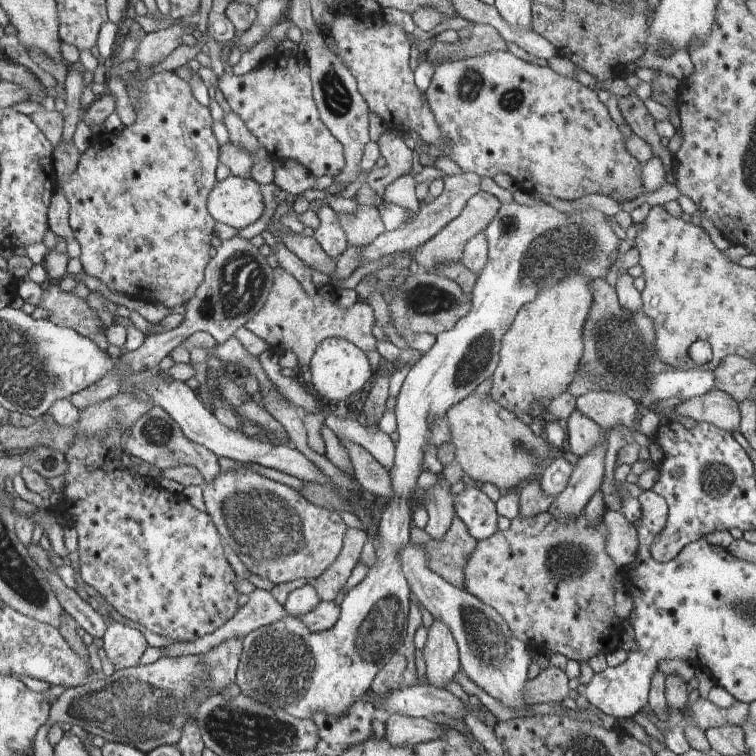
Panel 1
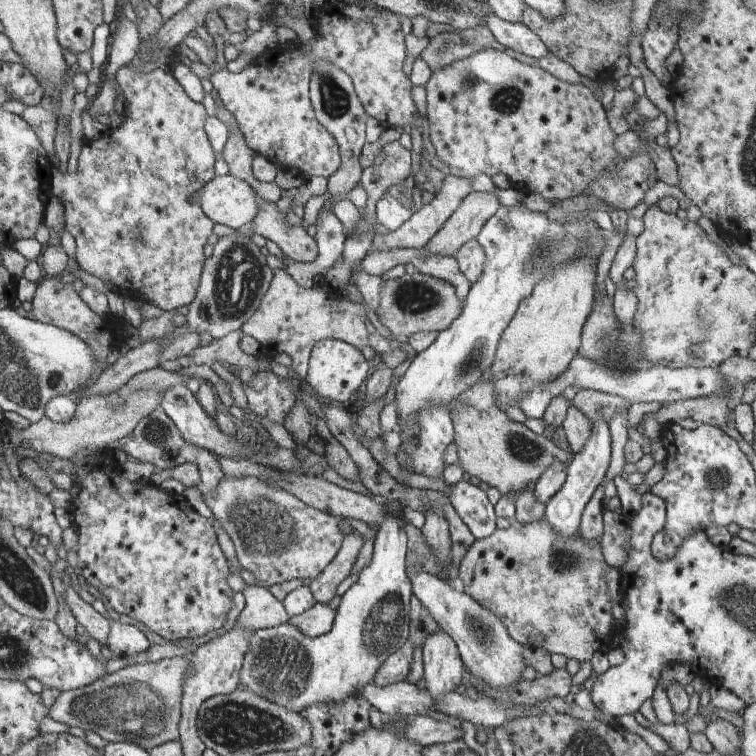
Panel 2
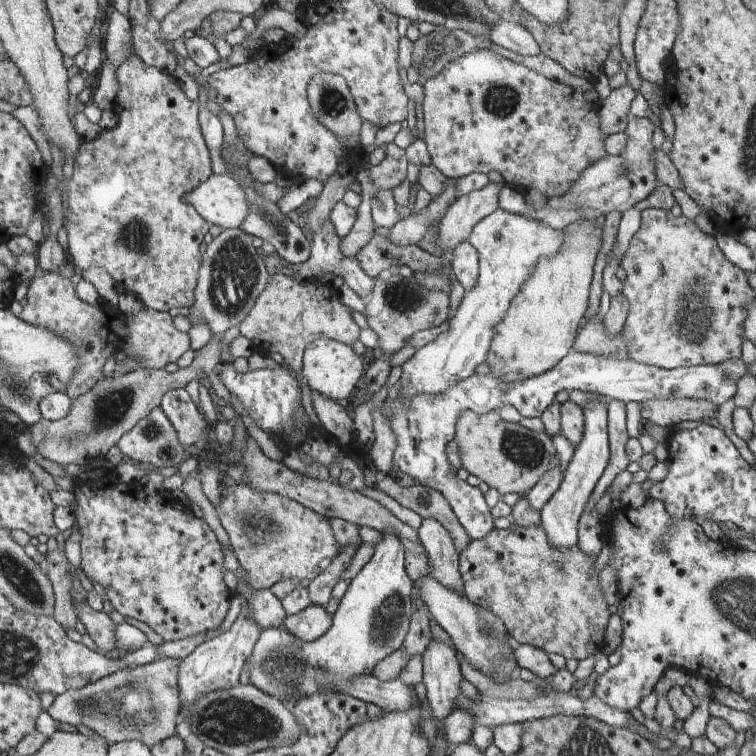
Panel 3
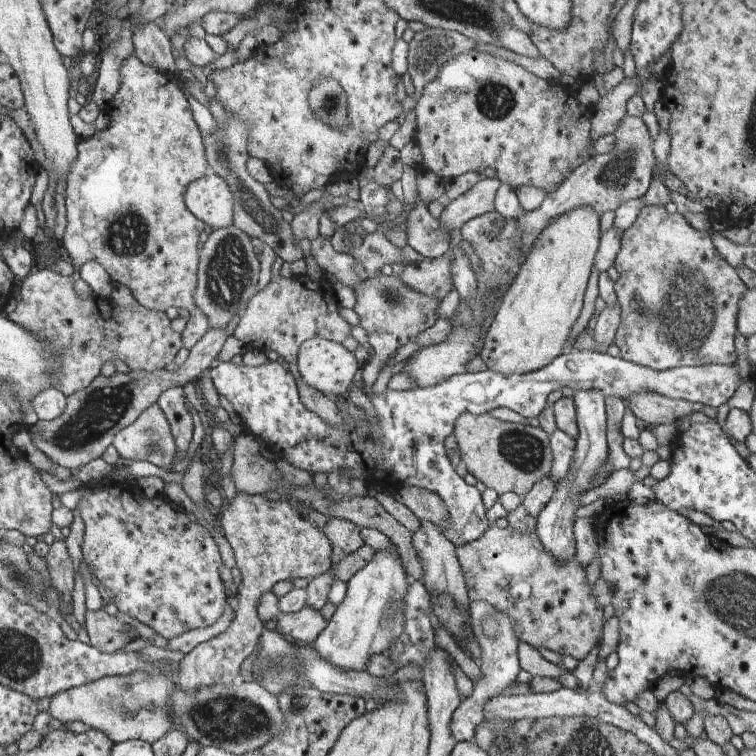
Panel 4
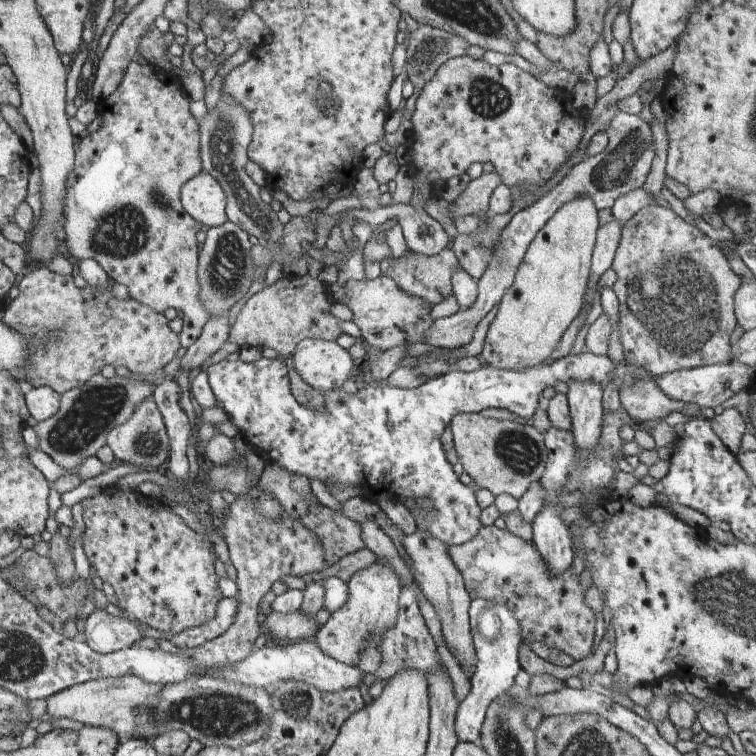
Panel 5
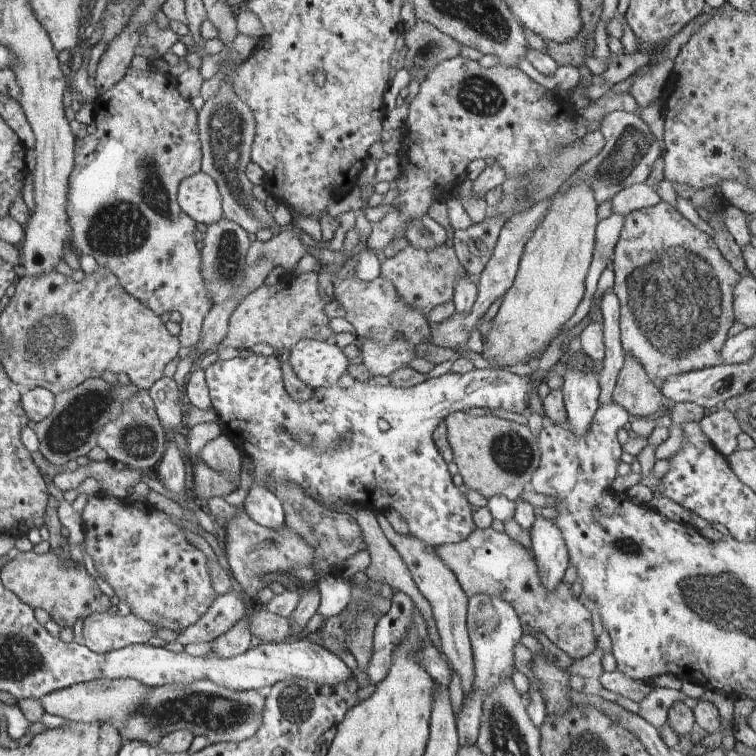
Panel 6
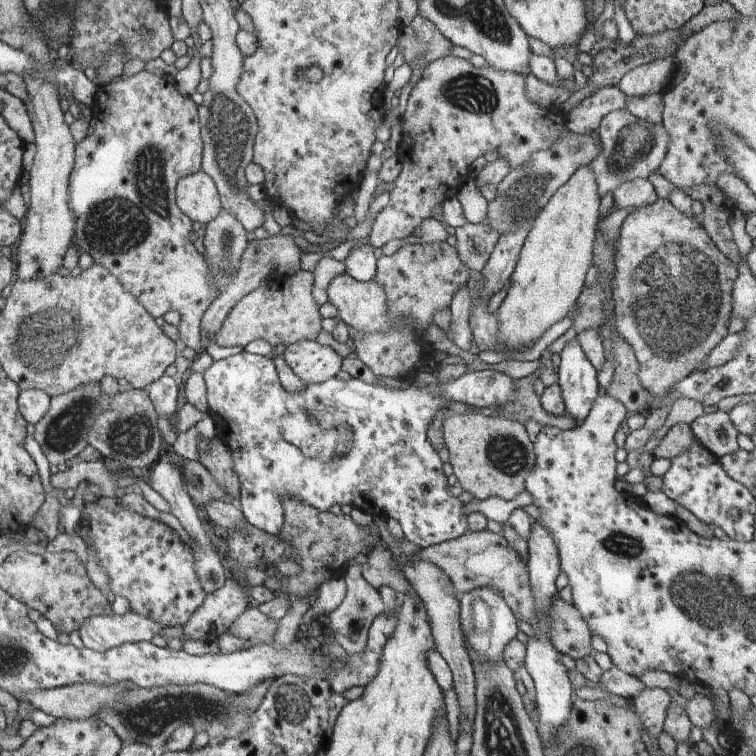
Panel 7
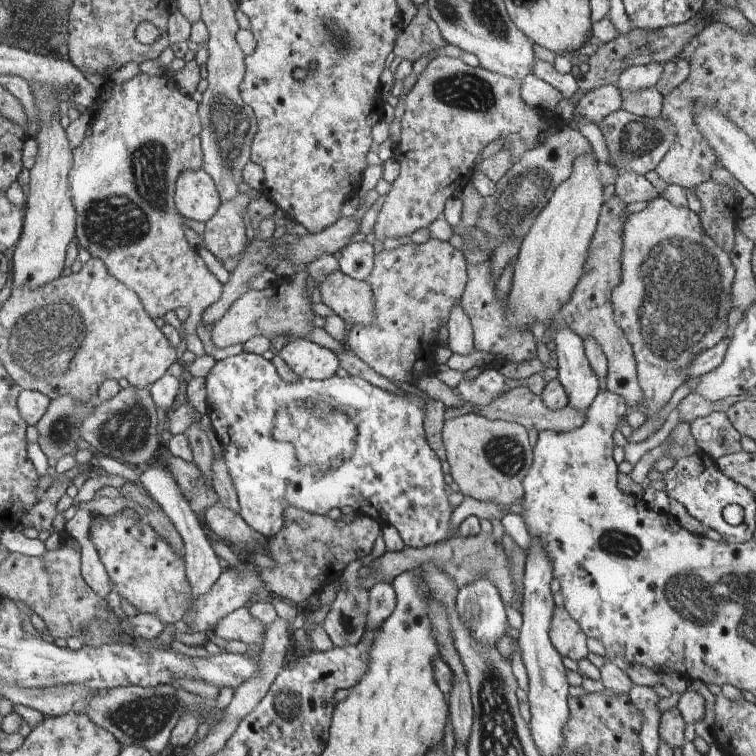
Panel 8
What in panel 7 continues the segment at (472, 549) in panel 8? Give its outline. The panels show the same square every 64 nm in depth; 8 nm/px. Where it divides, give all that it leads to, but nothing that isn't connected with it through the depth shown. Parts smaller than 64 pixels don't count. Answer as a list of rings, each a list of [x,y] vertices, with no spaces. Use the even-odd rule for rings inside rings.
[[[488,529],[469,532],[463,537],[420,550],[412,559],[426,559],[442,567],[461,595],[474,589],[490,587],[507,602],[517,619],[528,624],[537,620],[535,594],[531,589],[529,568],[521,556],[509,545],[508,539]]]

